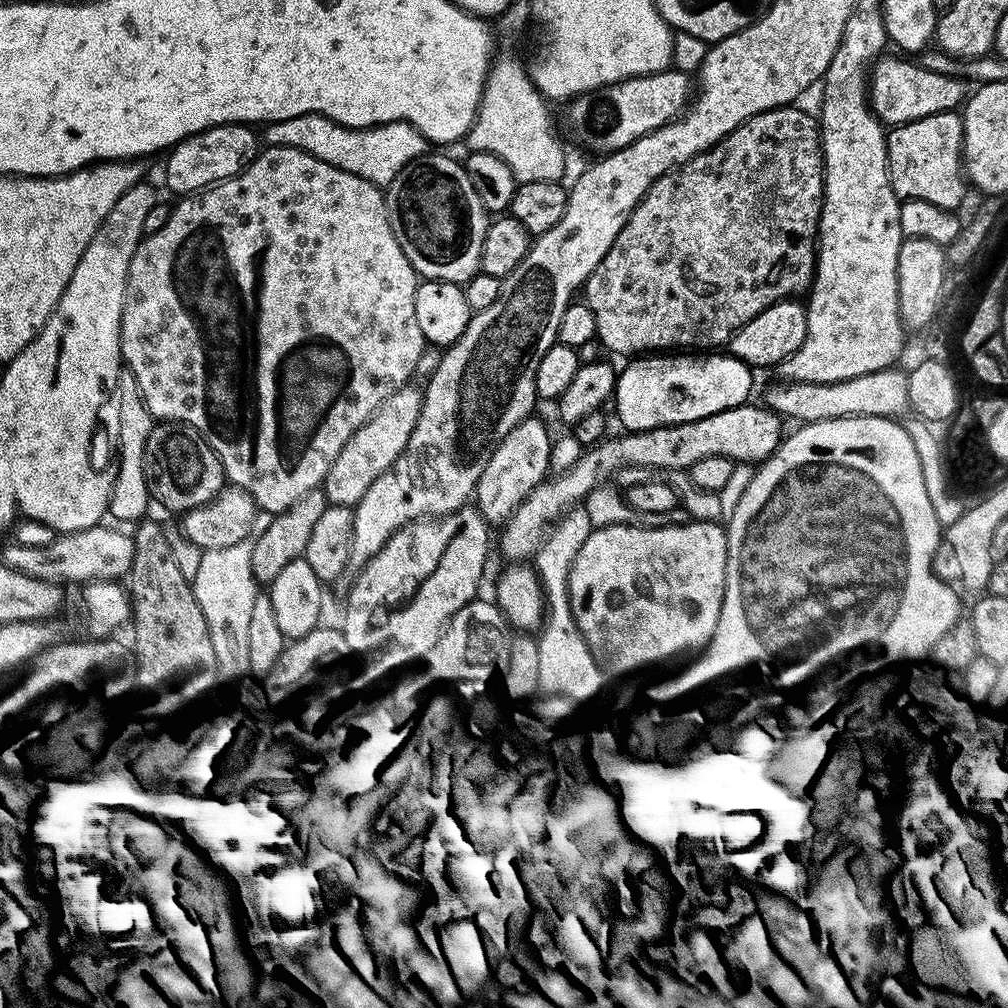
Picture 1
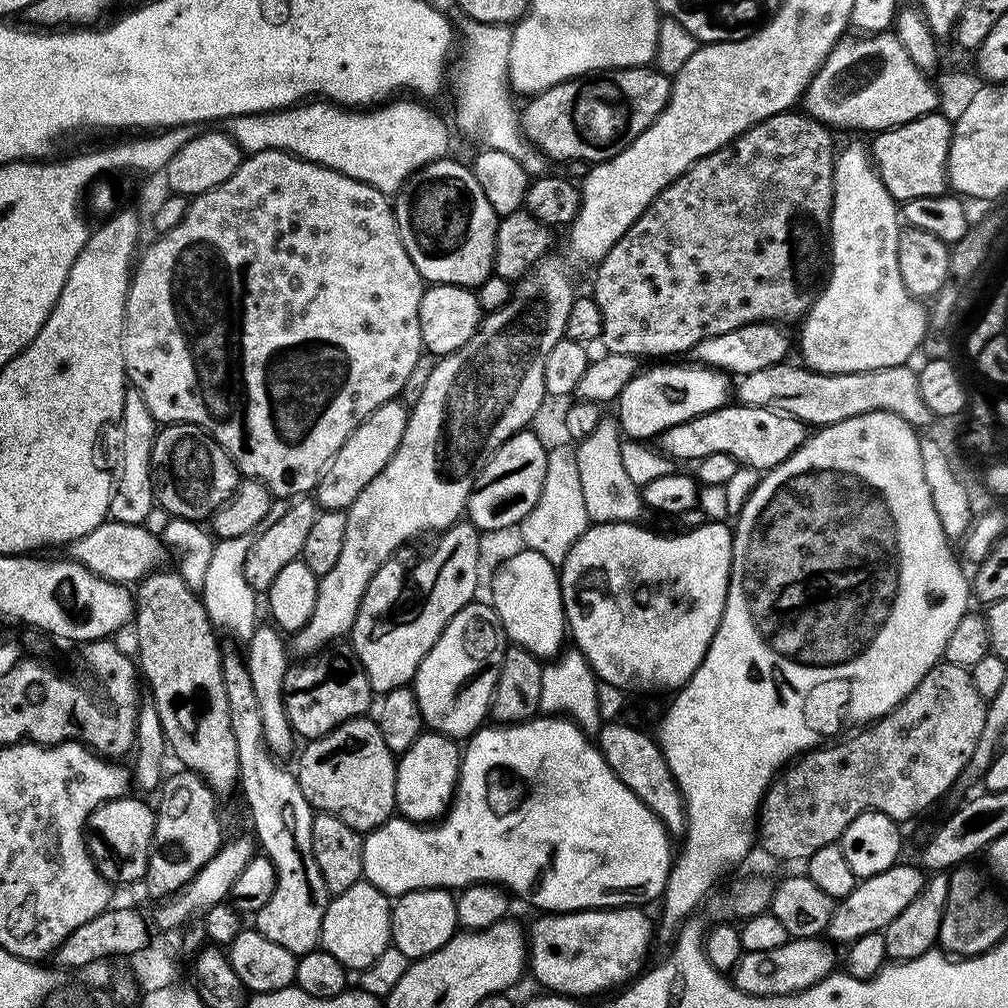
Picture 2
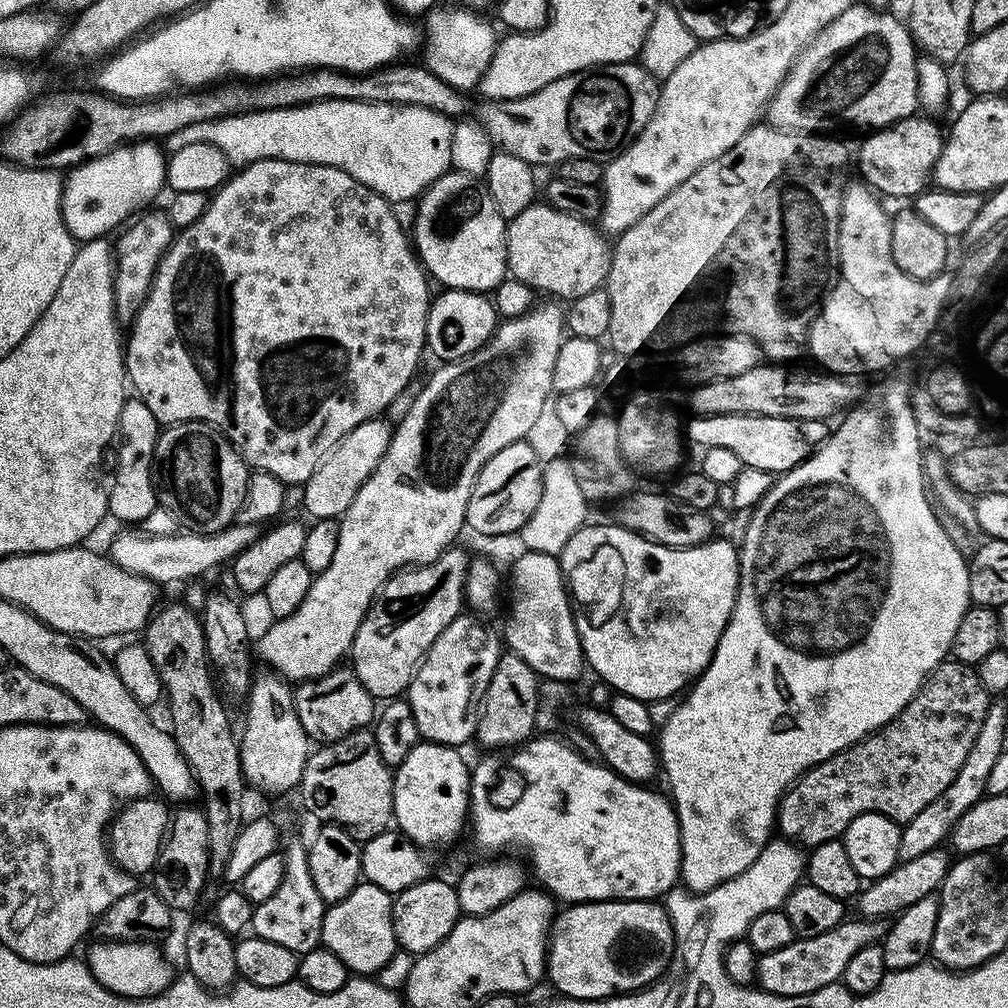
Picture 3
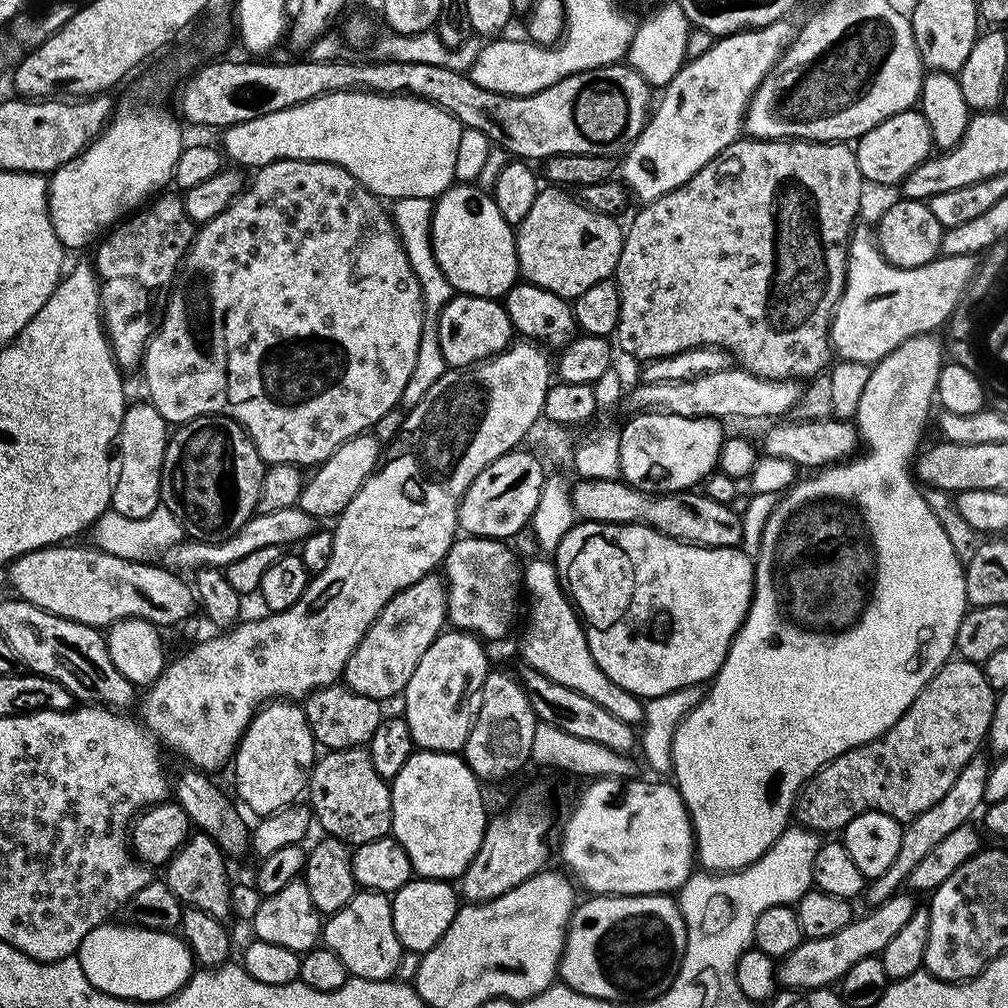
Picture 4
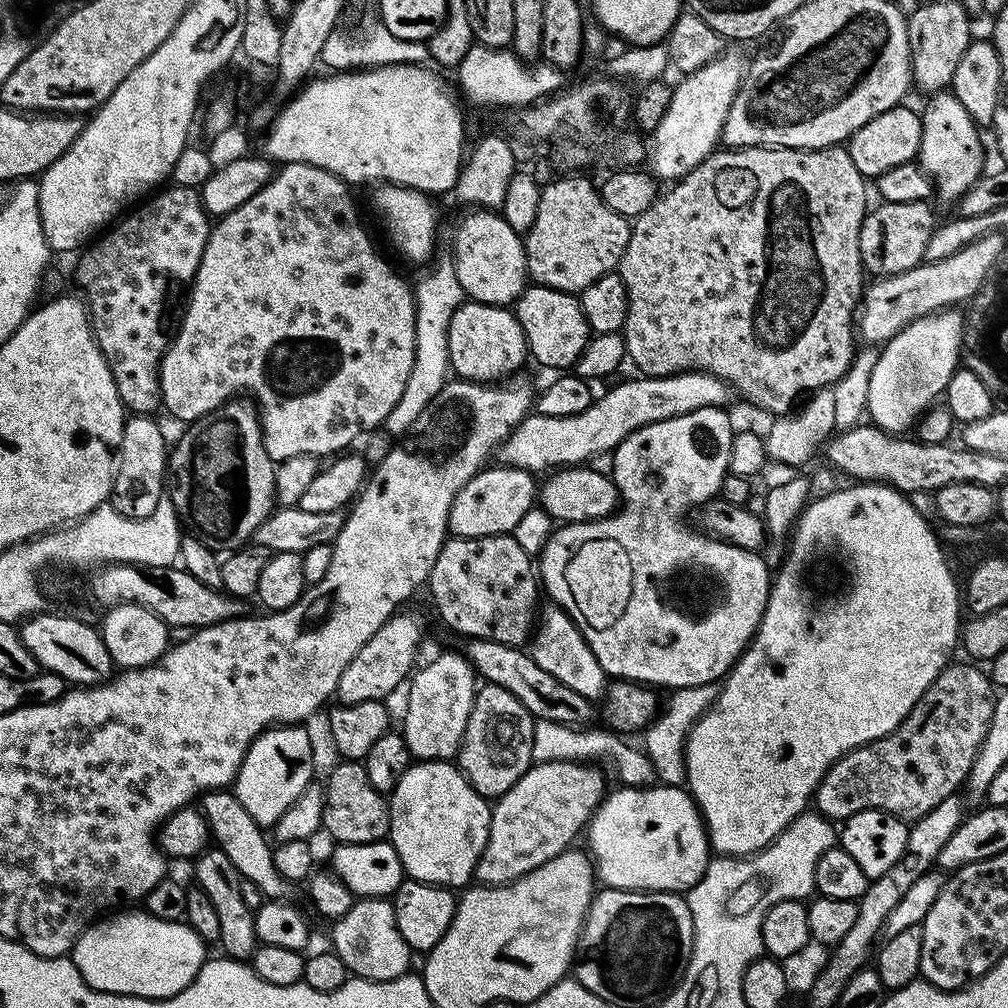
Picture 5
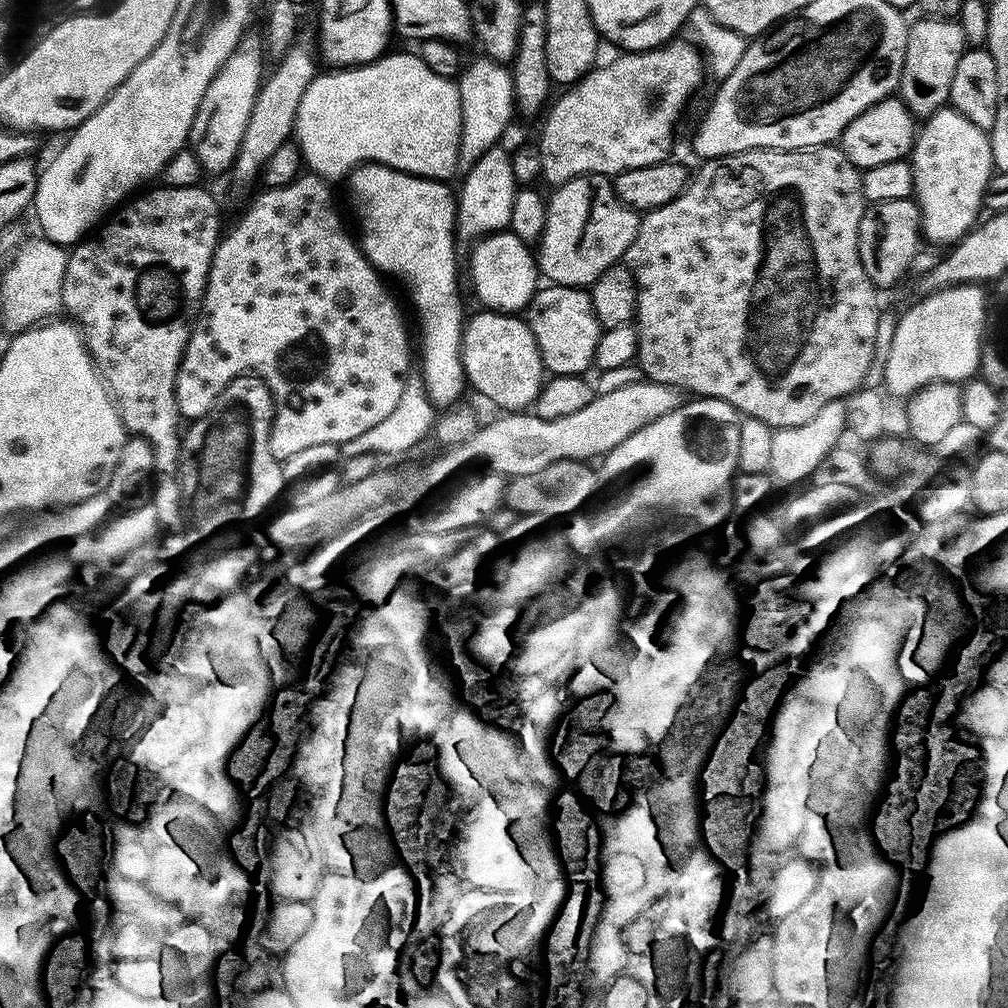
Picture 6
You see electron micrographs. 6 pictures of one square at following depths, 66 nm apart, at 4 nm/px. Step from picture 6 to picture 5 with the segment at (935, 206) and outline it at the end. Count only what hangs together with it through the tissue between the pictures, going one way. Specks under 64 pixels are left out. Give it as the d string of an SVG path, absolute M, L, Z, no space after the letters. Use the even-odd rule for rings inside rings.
M937 92L919 113L922 126L918 164L934 181L934 192L944 200L955 201L975 180L979 180L984 168L984 144L980 141L981 129L966 114L962 102L951 92Z

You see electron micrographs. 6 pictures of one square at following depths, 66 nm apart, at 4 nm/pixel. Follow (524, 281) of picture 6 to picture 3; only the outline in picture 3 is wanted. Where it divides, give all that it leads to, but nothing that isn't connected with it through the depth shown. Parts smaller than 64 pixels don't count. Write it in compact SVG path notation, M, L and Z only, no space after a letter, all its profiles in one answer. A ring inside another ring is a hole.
M453 170L442 173L429 188L424 189L416 205L416 217L413 218L410 227L414 251L425 273L435 283L437 280L445 289L460 289L483 294L491 293L508 276L507 233L506 221L498 214L494 202L478 183L477 177Z

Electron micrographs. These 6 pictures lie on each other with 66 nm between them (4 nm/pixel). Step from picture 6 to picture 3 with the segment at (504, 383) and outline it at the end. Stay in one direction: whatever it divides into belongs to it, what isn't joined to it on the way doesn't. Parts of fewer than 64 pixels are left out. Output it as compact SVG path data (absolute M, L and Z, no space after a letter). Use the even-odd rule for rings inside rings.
M445 289L441 293L429 303L425 339L427 349L432 350L439 361L448 363L480 349L496 332L500 316L495 304L483 293L460 289Z

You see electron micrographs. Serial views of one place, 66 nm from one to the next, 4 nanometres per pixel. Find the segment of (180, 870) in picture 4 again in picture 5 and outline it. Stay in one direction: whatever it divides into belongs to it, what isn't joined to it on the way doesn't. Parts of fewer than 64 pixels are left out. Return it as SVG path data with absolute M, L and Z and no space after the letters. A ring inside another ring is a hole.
M212 846L195 857L196 880L198 887L205 892L206 898L213 904L214 912L218 916L218 923L221 926L219 947L224 947L223 955L234 960L251 961L252 955L256 953L258 941L256 939L256 918L246 903L242 900L239 890L241 874L226 858L222 849Z

